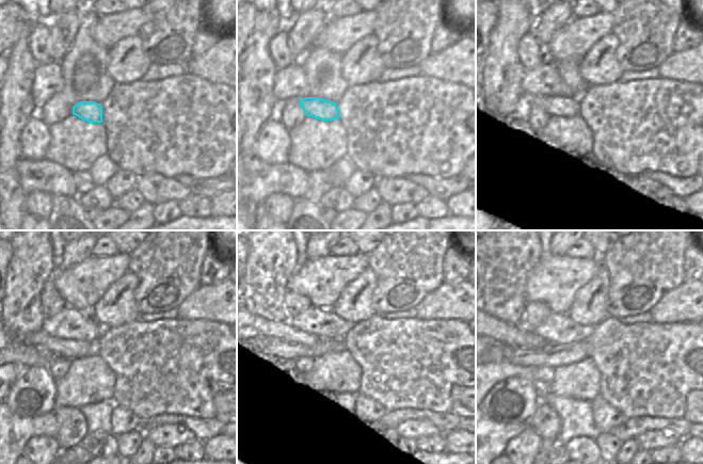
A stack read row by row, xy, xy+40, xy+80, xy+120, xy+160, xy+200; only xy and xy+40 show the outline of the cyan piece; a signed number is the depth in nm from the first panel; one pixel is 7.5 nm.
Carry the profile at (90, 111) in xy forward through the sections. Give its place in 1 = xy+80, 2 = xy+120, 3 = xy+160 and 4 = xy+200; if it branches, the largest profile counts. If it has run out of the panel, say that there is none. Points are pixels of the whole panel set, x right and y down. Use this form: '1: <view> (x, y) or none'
1: xy+80 (566, 107)
2: xy+120 (67, 348)
3: xy+160 (258, 329)
4: xy+200 (499, 332)

